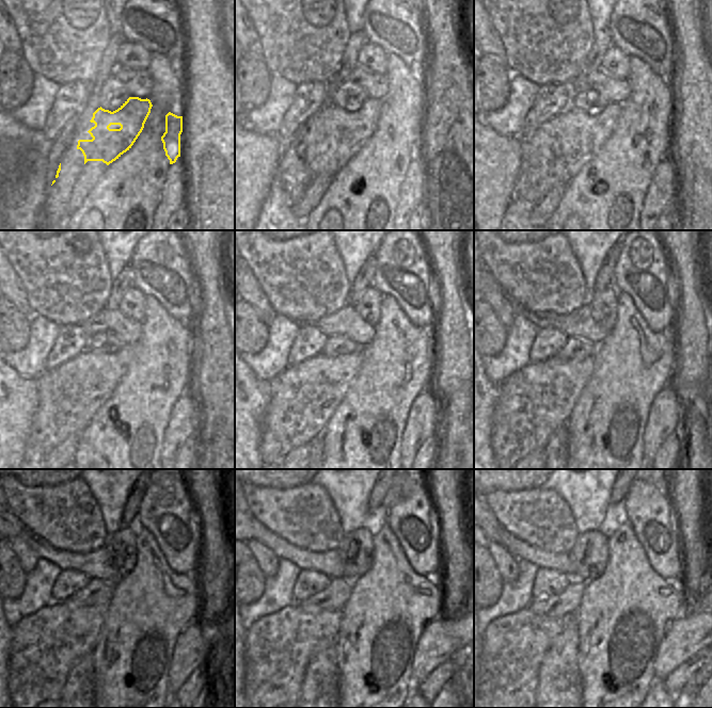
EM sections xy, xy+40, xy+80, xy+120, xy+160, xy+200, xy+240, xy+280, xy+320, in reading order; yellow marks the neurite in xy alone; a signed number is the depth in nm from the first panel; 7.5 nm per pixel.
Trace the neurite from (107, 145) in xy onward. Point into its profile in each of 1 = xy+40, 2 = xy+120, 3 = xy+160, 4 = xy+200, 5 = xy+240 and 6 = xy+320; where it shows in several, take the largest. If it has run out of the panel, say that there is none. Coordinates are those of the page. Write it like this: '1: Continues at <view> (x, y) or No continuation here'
1: Continues at xy+40 (328, 157)
2: Continues at xy+120 (61, 411)
3: Continues at xy+160 (296, 414)
4: Continues at xy+200 (532, 403)
5: Continues at xy+240 (45, 646)
6: Continues at xy+320 (512, 646)

